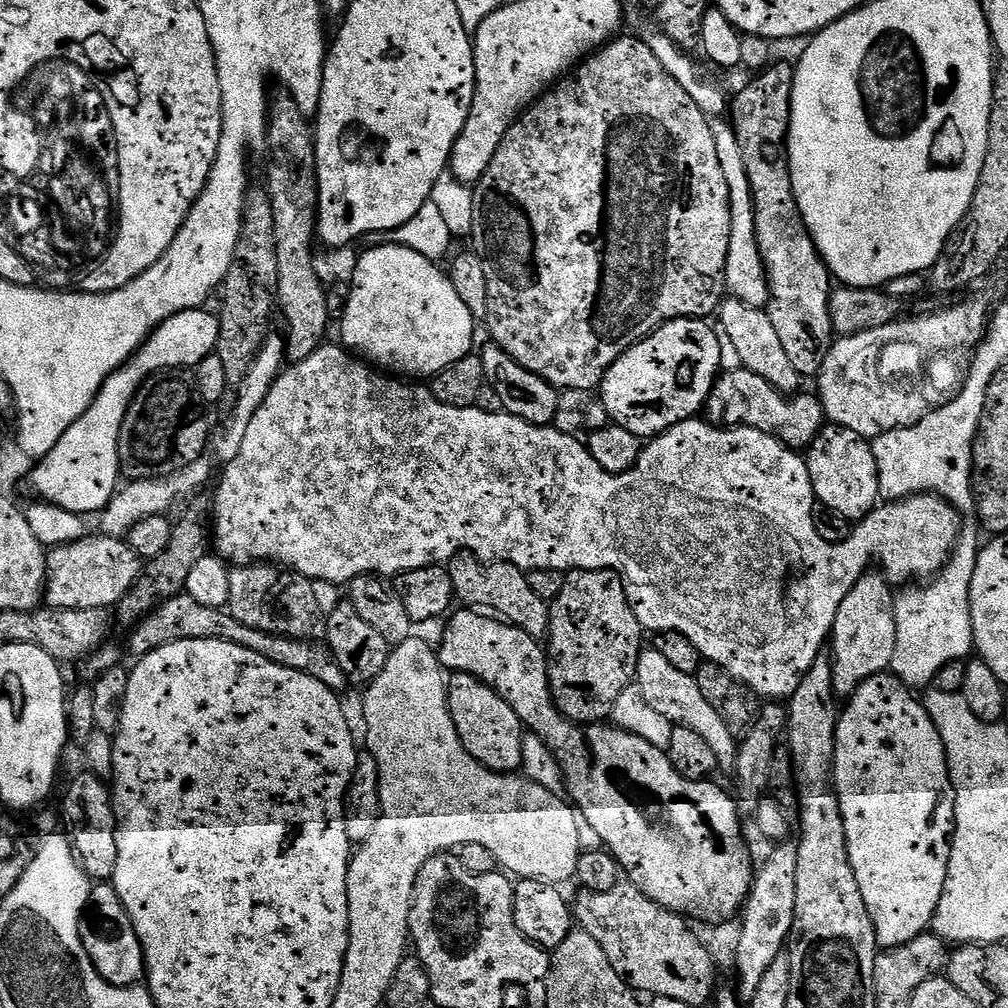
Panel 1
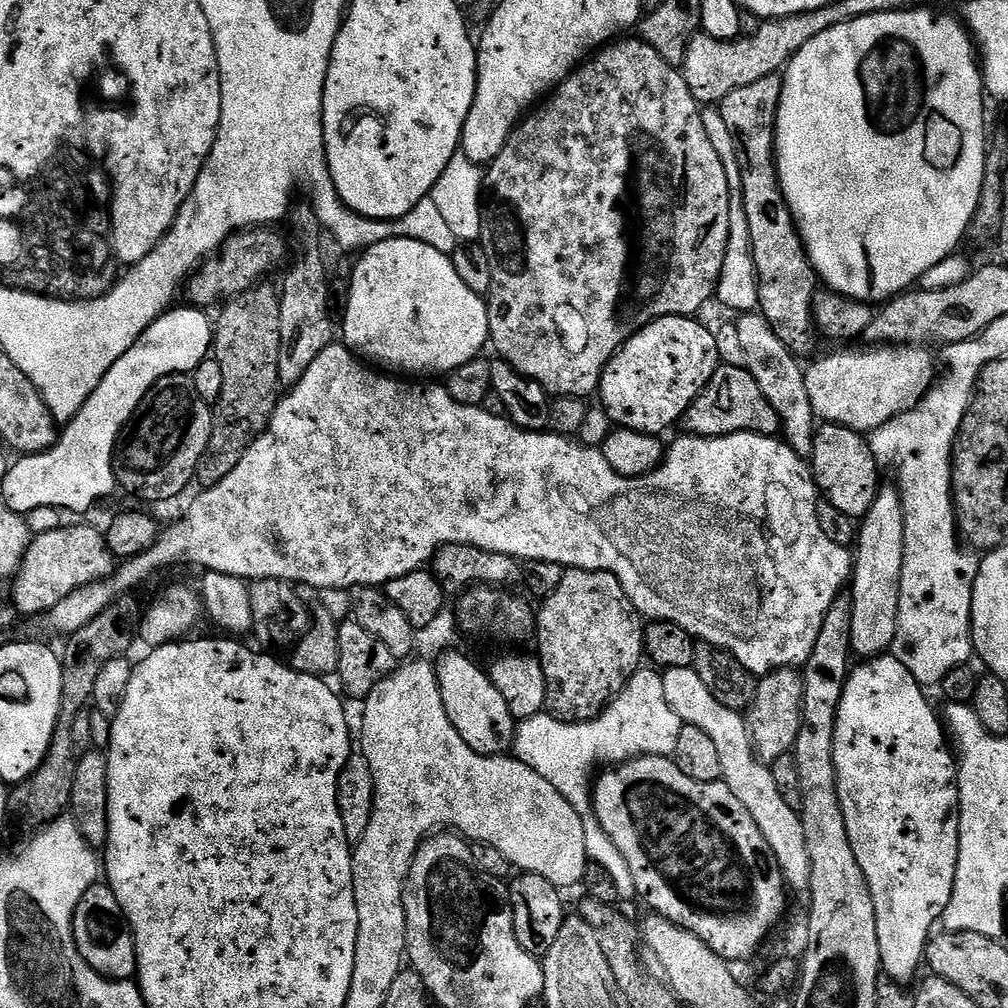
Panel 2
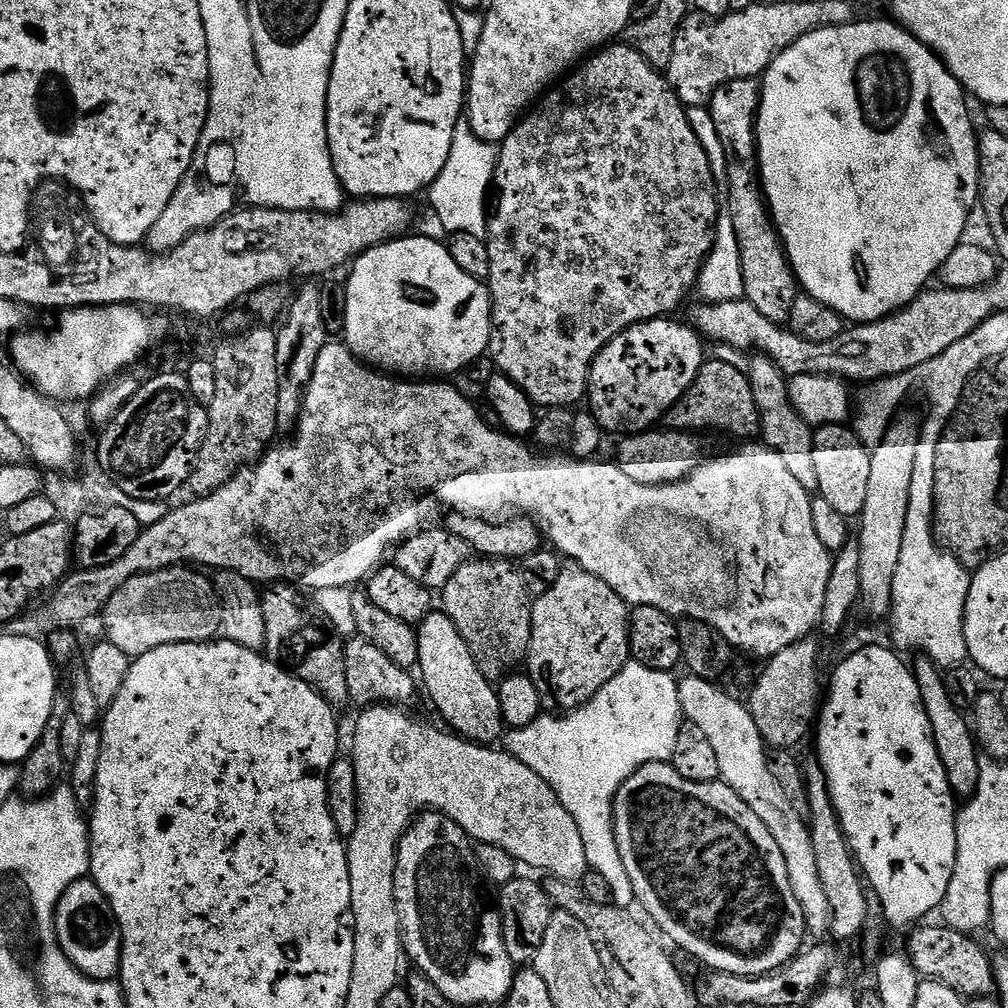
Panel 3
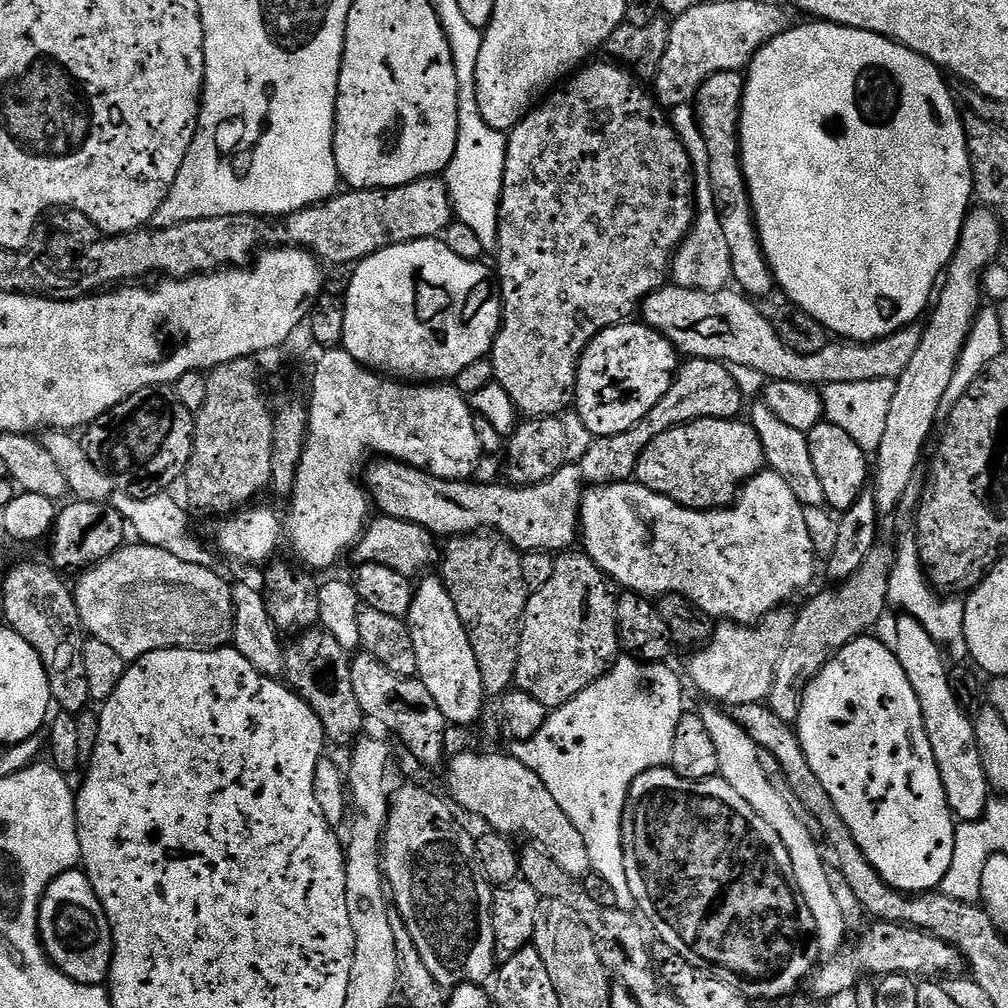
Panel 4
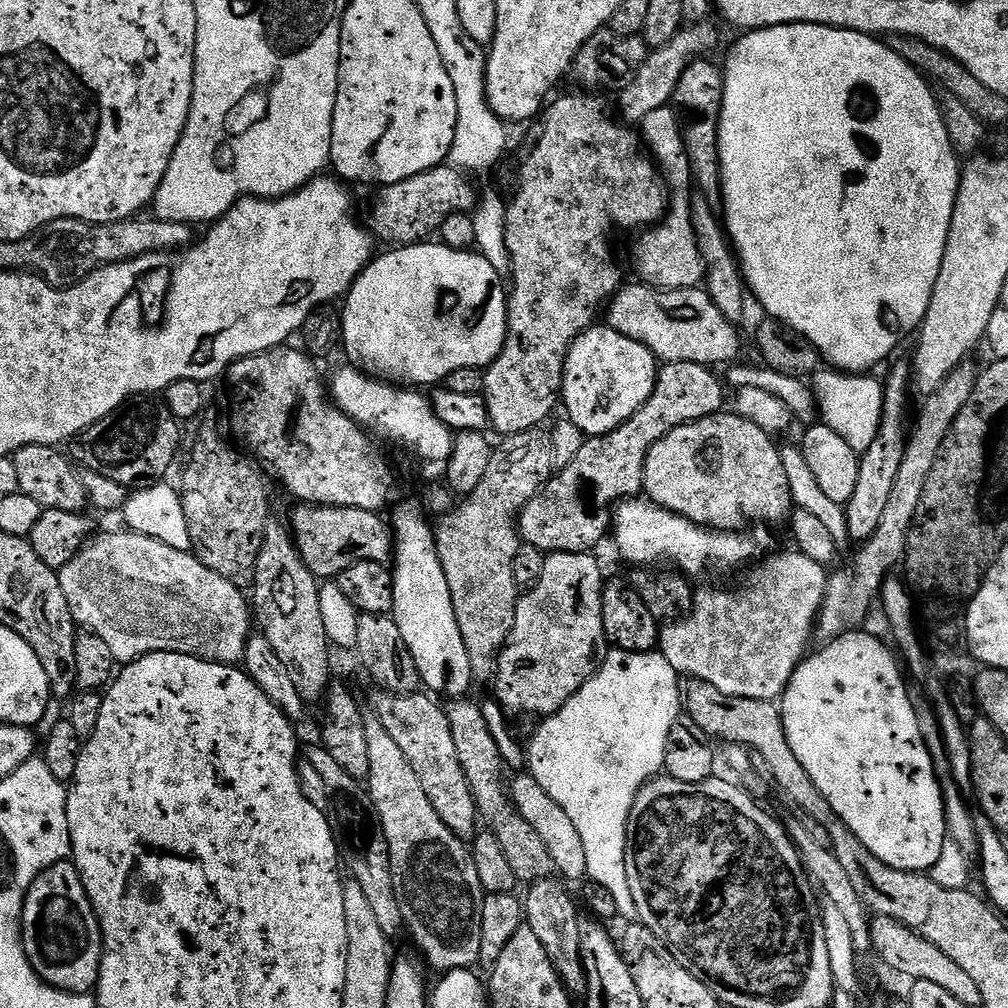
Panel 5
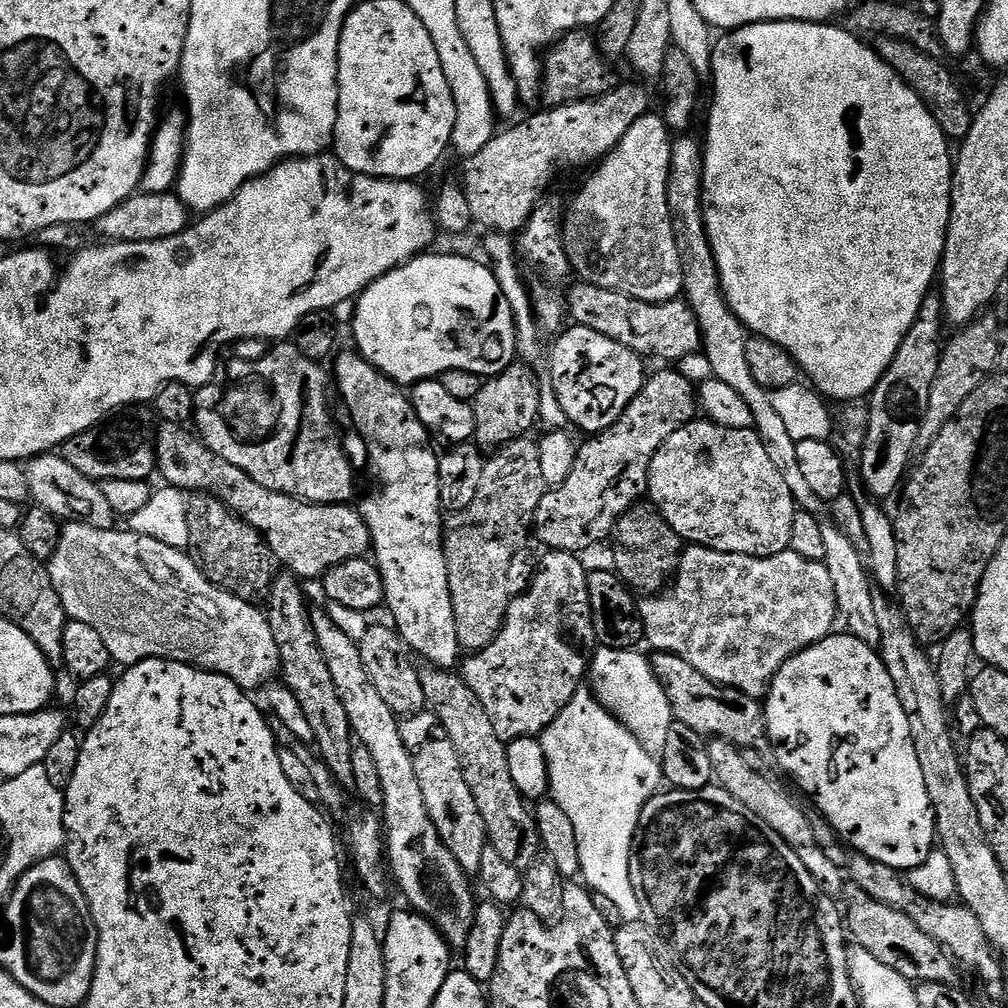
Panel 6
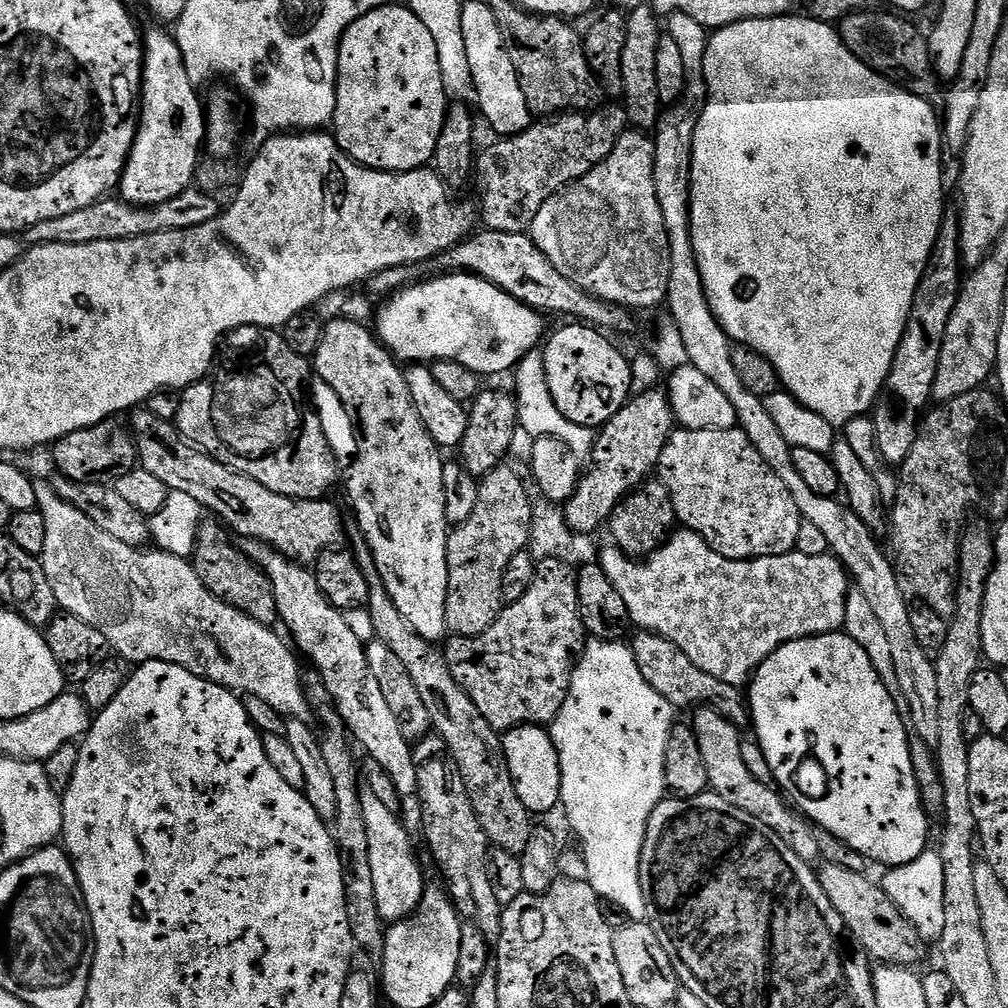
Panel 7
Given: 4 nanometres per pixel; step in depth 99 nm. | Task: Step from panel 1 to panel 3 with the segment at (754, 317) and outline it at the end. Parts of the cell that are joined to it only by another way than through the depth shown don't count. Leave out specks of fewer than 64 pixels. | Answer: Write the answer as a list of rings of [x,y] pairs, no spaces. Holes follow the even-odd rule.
[[[753,355],[752,365],[747,365],[748,381],[754,390],[754,402],[758,404],[760,415],[760,436],[765,448],[774,450],[782,463],[789,468],[792,477],[809,492],[816,492],[818,473],[814,471],[813,425],[807,424],[794,410],[788,393],[789,377],[768,356]]]

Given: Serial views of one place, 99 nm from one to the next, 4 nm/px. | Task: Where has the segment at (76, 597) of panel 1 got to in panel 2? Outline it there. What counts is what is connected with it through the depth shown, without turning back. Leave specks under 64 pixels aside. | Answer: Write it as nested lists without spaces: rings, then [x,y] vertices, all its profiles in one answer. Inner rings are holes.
[[[72,524],[50,530],[46,534],[35,534],[29,539],[28,549],[20,570],[11,585],[11,607],[21,617],[43,617],[51,608],[58,606],[62,598],[70,598],[74,590],[90,586],[96,580],[107,580],[118,567],[117,557],[108,548],[105,533],[88,524]]]

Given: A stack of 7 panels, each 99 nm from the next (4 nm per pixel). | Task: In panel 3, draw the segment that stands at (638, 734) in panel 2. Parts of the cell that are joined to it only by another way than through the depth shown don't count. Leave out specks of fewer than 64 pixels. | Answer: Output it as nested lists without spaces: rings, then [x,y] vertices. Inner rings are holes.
[[[629,662],[617,676],[610,678],[610,682],[606,682],[606,686],[602,686],[602,690],[598,690],[598,694],[594,694],[594,698],[590,698],[580,707],[573,708],[567,714],[541,714],[535,720],[529,720],[513,727],[516,728],[513,732],[512,729],[505,731],[502,737],[503,751],[508,752],[514,758],[518,758],[518,762],[522,762],[522,766],[530,766],[530,770],[534,770],[534,774],[538,774],[538,778],[542,778],[542,782],[546,782],[550,786],[550,790],[554,790],[554,794],[558,794],[558,802],[562,802],[562,806],[566,806],[570,818],[574,818],[574,823],[578,825],[578,834],[582,834],[582,846],[586,850],[586,862],[589,869],[602,874],[602,878],[606,878],[606,883],[610,886],[612,903],[618,908],[631,909],[636,904],[636,895],[634,894],[634,886],[630,886],[630,874],[626,874],[626,865],[622,862],[622,854],[618,854],[618,842],[616,841],[616,831],[612,821],[612,807],[616,801],[618,790],[624,785],[626,778],[630,778],[638,769],[647,764],[663,764],[671,761],[674,754],[674,742],[678,739],[678,730],[682,723],[680,685],[677,677],[674,677],[675,675],[672,672],[650,670],[641,664]]]

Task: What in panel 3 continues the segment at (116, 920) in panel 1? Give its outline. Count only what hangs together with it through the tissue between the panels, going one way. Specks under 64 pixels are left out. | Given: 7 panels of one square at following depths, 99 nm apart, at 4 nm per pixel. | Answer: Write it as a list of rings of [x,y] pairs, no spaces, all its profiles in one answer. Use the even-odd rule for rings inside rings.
[[[91,878],[76,880],[56,907],[56,937],[72,965],[91,980],[117,979],[120,971],[120,934],[114,927],[112,908]]]

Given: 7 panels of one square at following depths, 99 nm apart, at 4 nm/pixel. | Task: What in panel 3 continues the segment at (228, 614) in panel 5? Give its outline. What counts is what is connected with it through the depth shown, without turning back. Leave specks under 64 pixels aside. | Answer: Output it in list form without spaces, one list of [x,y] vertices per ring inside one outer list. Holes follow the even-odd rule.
[[[177,566],[130,578],[103,610],[103,635],[129,658],[167,644],[203,644],[217,639],[222,632],[220,603],[213,581],[203,574],[188,566]]]

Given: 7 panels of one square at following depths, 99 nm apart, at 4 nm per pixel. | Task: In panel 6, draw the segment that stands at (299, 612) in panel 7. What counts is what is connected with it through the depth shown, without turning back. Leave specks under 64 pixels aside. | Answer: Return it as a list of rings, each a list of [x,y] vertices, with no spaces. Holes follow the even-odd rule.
[[[313,611],[312,625],[326,658],[326,666],[330,666],[334,686],[338,686],[342,706],[346,706],[346,718],[350,718],[353,737],[364,744],[366,750],[370,750],[374,763],[378,766],[378,778],[382,778],[386,860],[390,865],[395,887],[400,887],[401,894],[408,899],[407,907],[428,919],[444,936],[450,949],[462,950],[466,946],[466,938],[470,938],[470,926],[474,924],[478,897],[472,893],[469,873],[464,872],[450,850],[446,850],[426,810],[422,786],[418,786],[418,774],[414,774],[412,752],[409,745],[402,742],[400,720],[378,695],[374,682],[370,682],[366,666],[362,666],[359,643],[346,638],[346,634],[342,634],[342,630],[334,626],[327,611]]]

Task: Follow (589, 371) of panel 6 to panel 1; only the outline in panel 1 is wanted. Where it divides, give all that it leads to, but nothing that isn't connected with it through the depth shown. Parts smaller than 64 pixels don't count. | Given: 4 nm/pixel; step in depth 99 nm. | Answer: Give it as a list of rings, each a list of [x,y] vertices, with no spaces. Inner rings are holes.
[[[700,318],[671,320],[618,357],[614,366],[610,366],[610,370],[604,375],[602,385],[602,408],[612,415],[611,423],[630,430],[630,434],[635,436],[655,438],[670,431],[680,421],[693,419],[699,413],[696,411],[699,408],[701,411],[707,405],[722,370],[720,366],[724,342],[717,329],[713,328]]]

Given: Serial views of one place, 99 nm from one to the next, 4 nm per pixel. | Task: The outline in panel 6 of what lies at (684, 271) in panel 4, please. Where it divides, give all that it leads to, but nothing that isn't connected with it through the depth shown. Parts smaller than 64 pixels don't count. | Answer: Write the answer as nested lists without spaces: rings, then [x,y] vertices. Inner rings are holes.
[[[649,114],[638,118],[638,122],[626,130],[616,149],[595,165],[596,173],[573,194],[568,212],[566,208],[562,216],[564,248],[568,251],[573,273],[583,283],[602,286],[606,290],[618,290],[630,298],[655,304],[675,300],[683,293],[686,273],[684,260],[680,257],[682,245],[676,240],[668,201],[673,139],[663,115]]]

